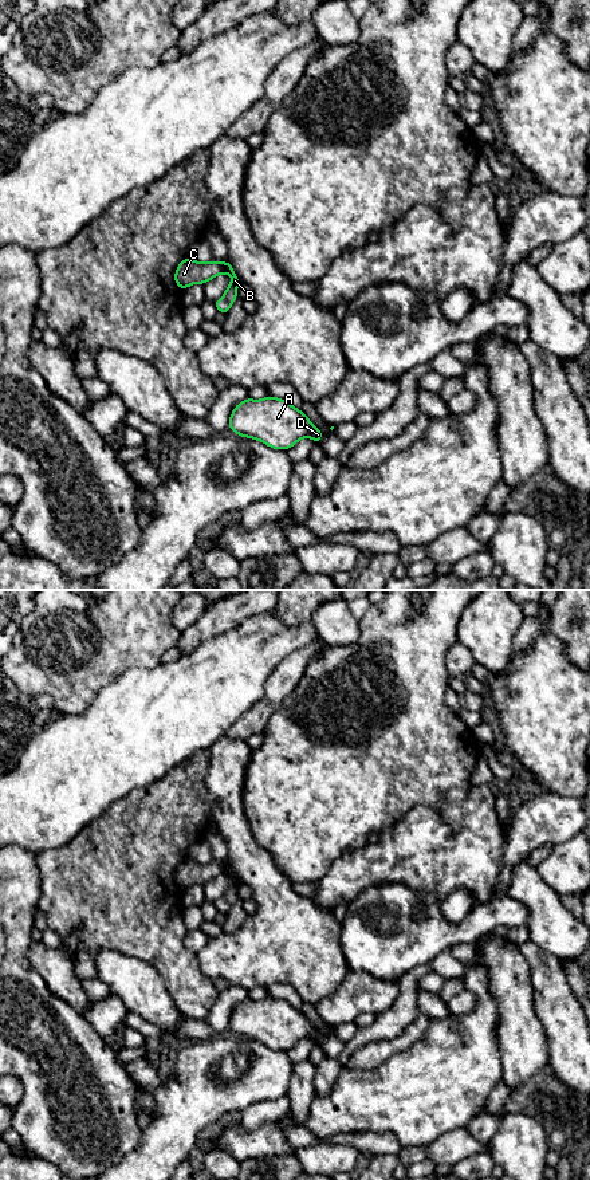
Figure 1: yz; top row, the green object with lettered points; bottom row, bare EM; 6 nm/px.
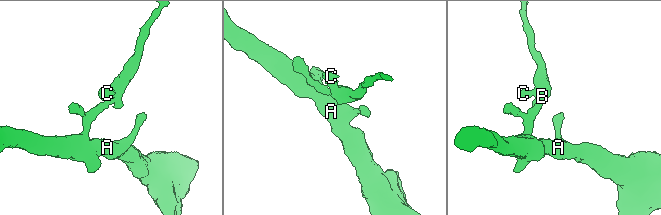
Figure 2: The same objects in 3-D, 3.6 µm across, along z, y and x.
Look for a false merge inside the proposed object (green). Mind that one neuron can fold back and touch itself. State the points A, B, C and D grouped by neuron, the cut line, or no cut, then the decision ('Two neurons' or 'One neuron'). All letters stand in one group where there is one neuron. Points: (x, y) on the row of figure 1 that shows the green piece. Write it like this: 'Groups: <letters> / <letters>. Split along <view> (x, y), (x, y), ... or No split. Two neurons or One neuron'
Groups: A B C D. No split. One neuron

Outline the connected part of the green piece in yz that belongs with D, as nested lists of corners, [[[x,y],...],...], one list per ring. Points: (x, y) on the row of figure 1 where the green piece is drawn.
[[[271,396],[257,401],[248,397],[236,405],[228,428],[241,437],[286,451],[304,437],[312,438],[316,445],[323,437],[302,410],[283,398]]]

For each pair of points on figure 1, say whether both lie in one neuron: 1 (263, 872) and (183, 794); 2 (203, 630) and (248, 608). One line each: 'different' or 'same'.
1: different
2: same

